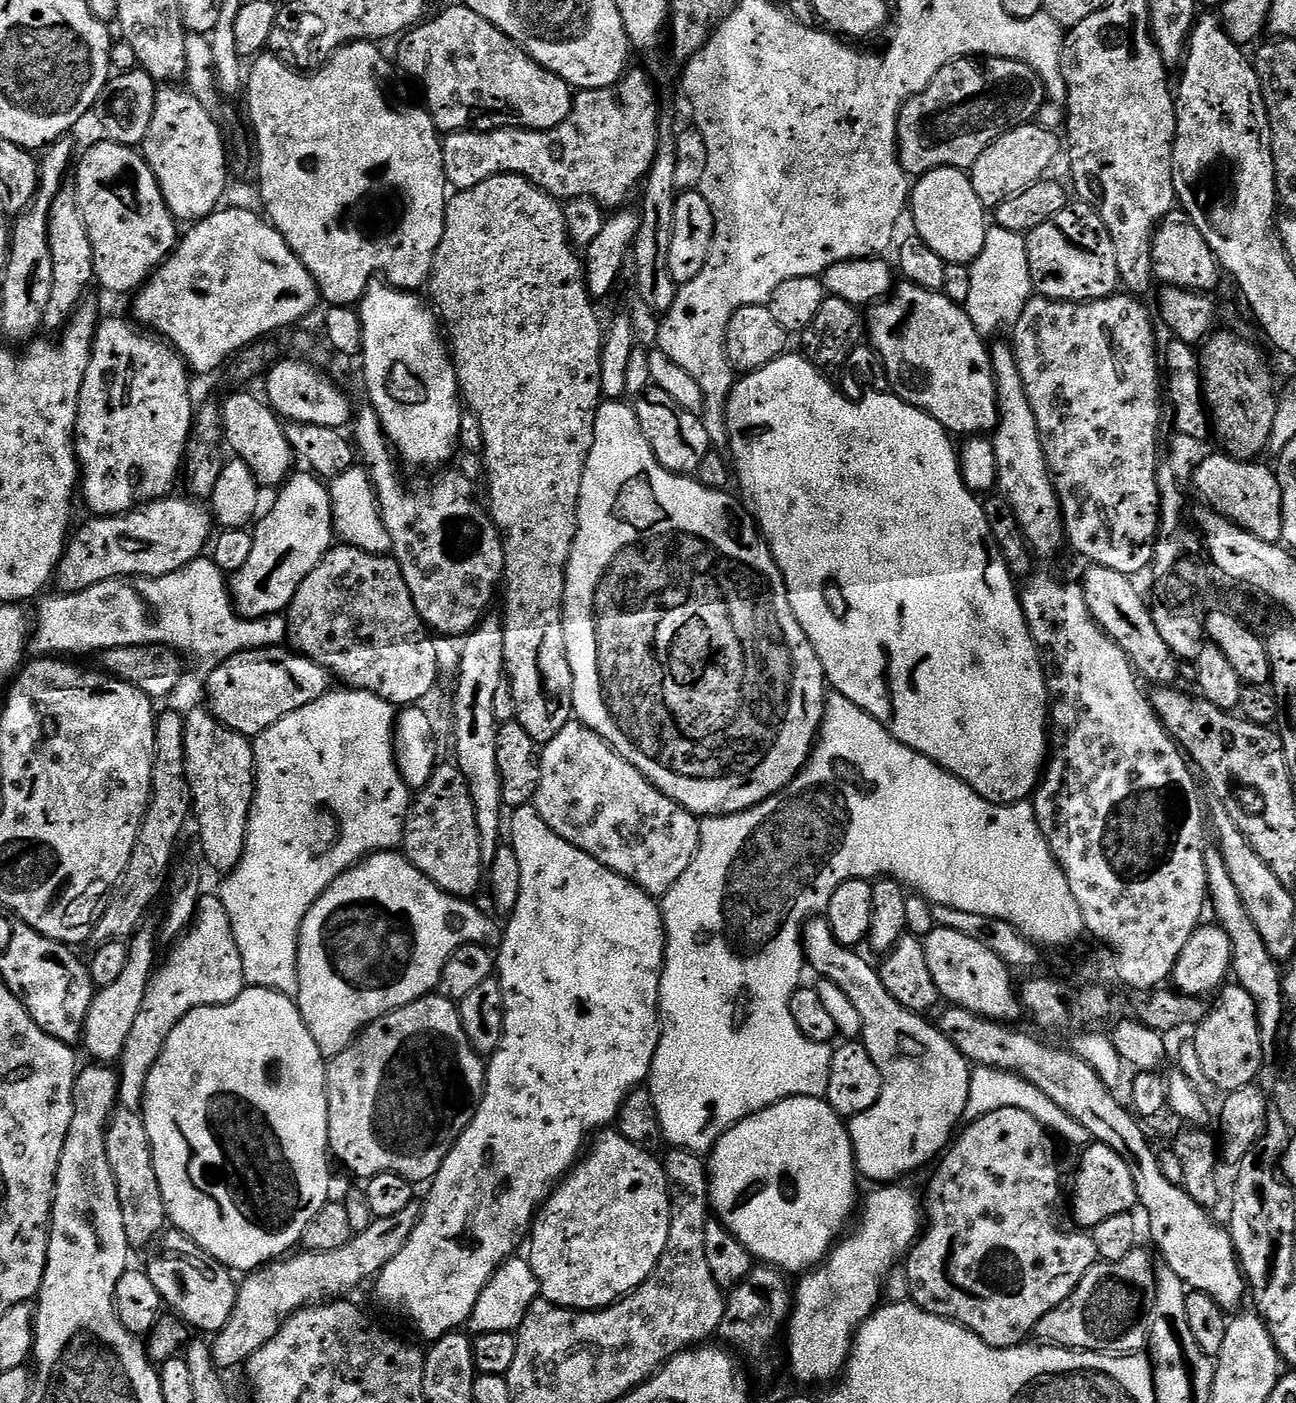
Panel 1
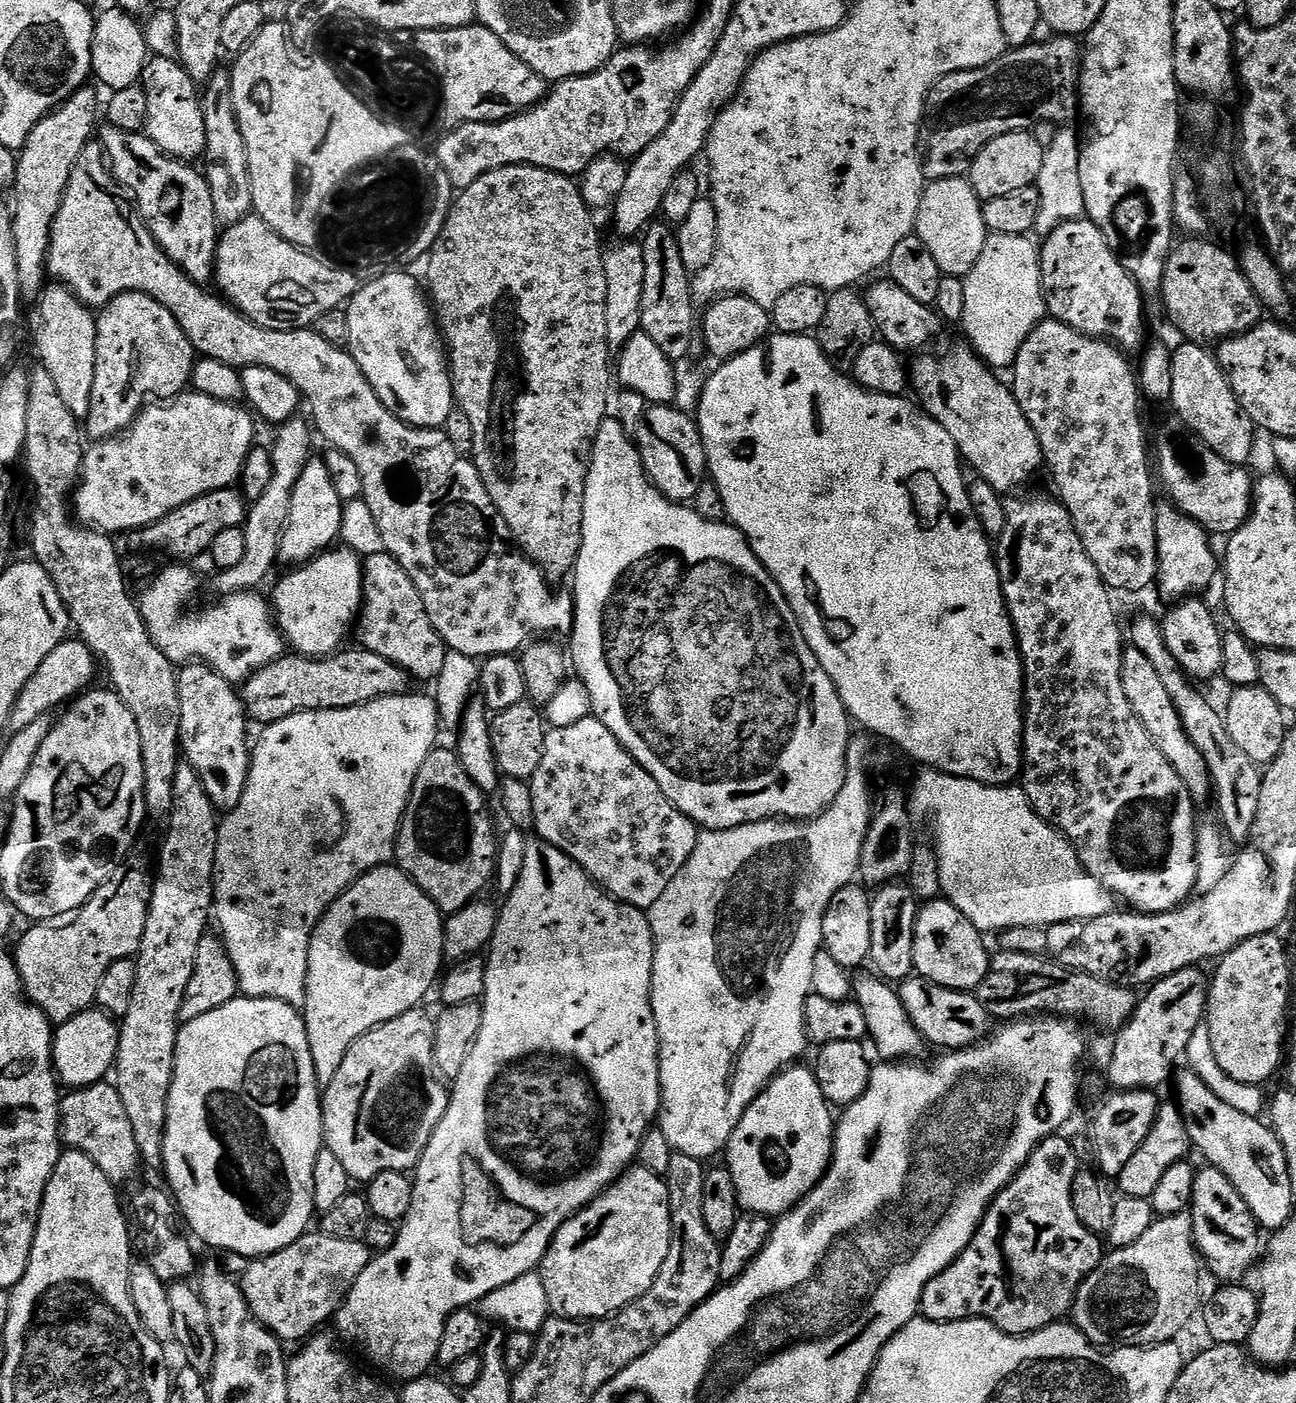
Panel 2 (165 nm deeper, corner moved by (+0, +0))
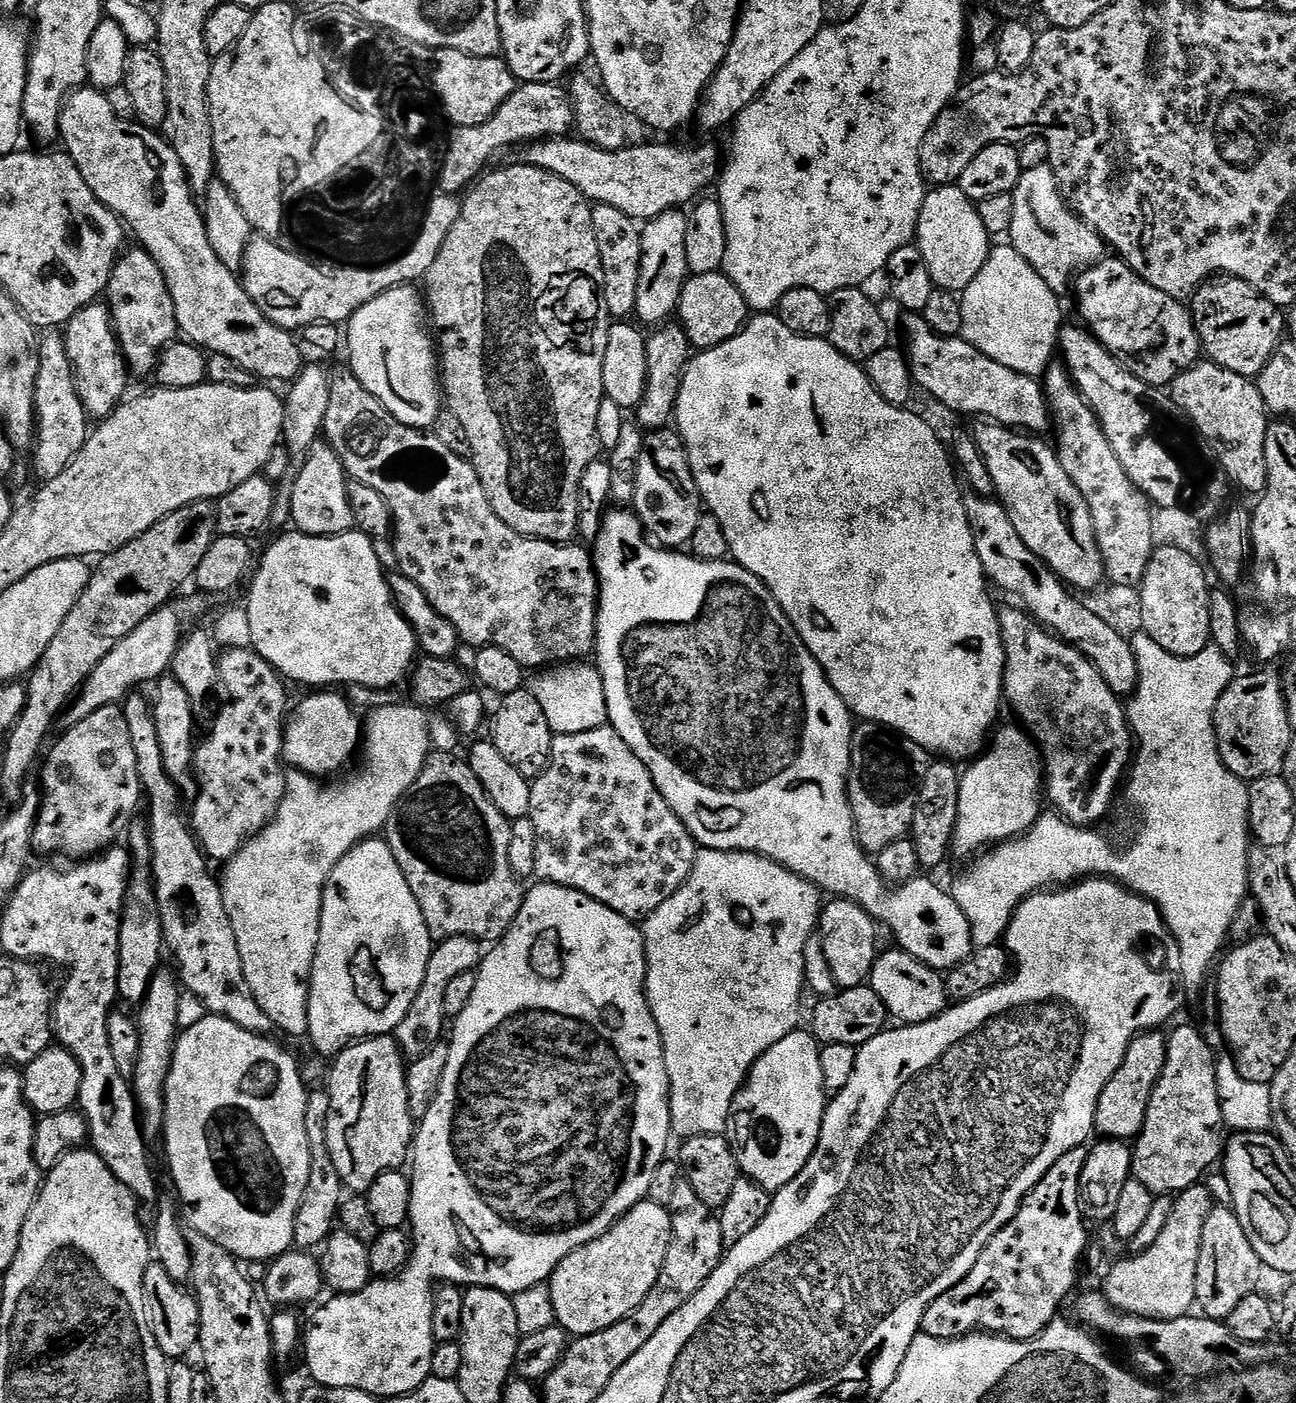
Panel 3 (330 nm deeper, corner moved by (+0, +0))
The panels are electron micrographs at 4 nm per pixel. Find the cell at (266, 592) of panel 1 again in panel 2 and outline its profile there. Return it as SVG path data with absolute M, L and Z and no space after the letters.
M310 458L294 486L294 494L290 498L290 514L282 534L280 543L279 563L284 566L299 566L307 564L309 560L316 559L321 552L327 552L340 540L340 527L342 526L343 510L345 501L340 500L338 493L334 490L334 484L331 482L330 472L324 464L323 459Z

